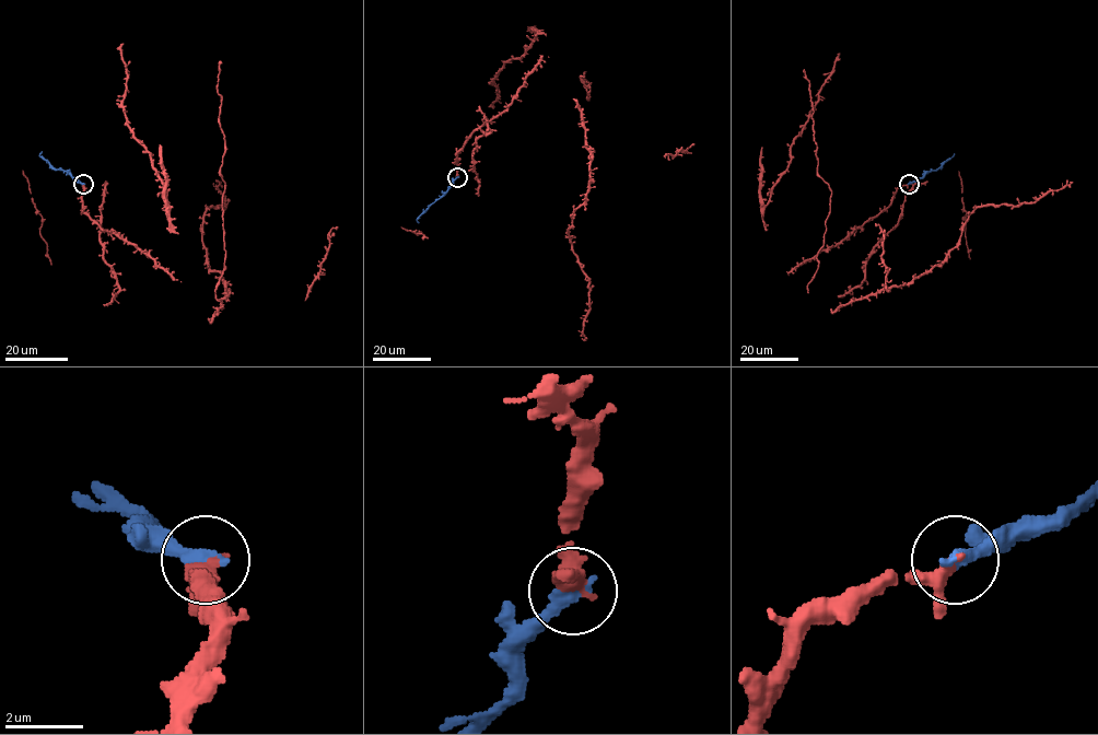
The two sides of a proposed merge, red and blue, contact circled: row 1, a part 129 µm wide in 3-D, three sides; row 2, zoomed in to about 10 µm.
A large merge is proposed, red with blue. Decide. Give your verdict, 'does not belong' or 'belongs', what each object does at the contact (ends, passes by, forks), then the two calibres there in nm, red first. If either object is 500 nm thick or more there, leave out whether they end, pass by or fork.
belongs | red passes by | blue ends | 360/420 nm

